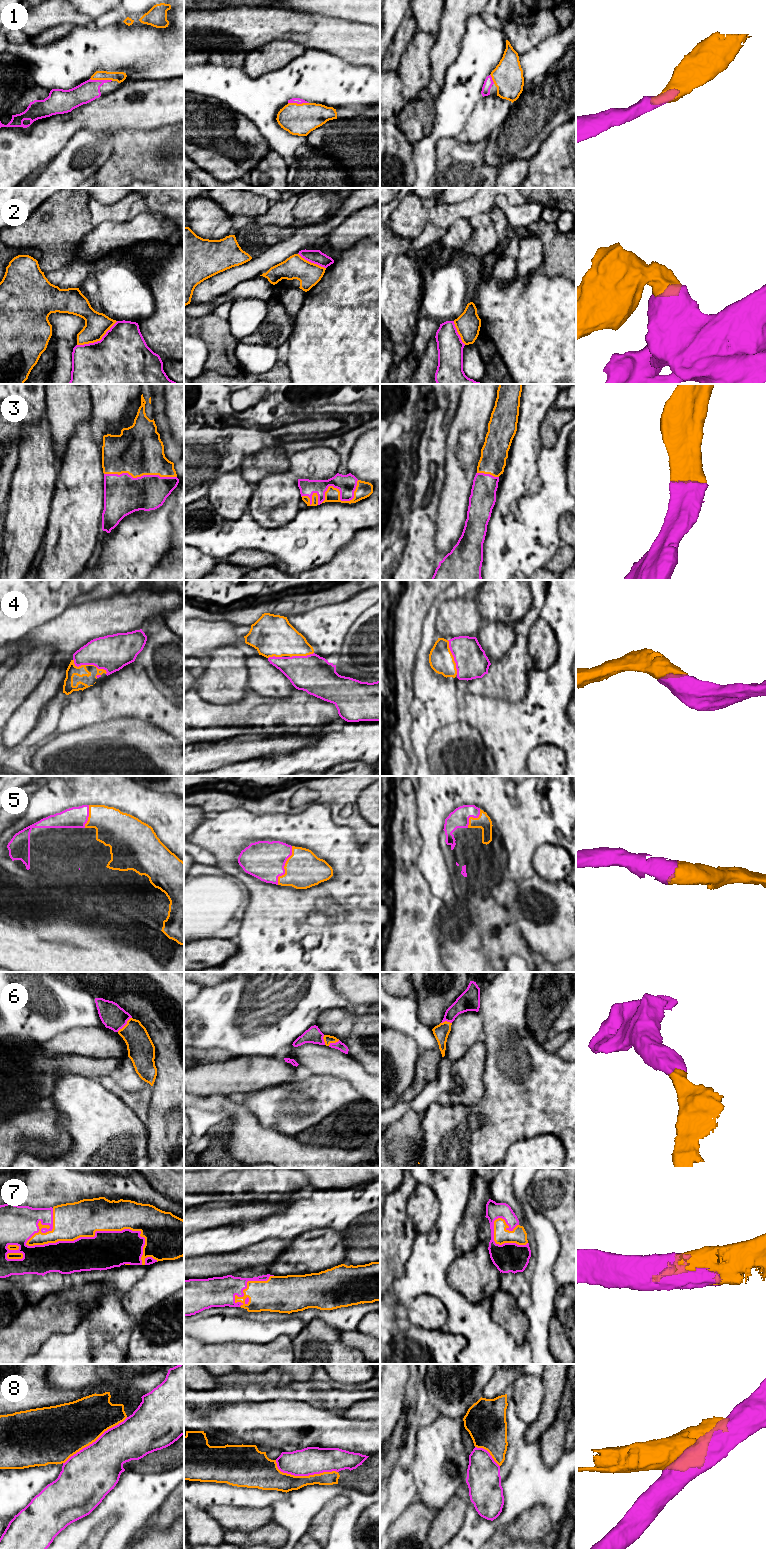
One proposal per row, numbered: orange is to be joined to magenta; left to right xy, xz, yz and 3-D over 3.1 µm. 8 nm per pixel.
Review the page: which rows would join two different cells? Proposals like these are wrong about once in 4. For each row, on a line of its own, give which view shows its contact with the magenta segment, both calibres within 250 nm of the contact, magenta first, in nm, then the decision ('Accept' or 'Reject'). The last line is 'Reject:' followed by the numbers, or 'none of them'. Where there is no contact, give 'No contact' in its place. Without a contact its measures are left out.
1: Touches magenta in xy. Thickness 160 nm (magenta) against 80 nm. Accept
2: Touches magenta in xy. Thickness 500 nm (magenta) against 190 nm. Reject
3: Touches magenta in xy. Thickness 320 nm (magenta) against 400 nm. Accept
4: Touches magenta in xy. Thickness 280 nm (magenta) against 90 nm. Accept
5: Touches magenta in xz. Thickness 320 nm (magenta) against 300 nm. Accept
6: Touches magenta in xy. Thickness 200 nm (magenta) against 220 nm. Accept
7: Touches magenta in xy. Thickness 300 nm (magenta) against 300 nm. Accept
8: Touches magenta in xz. Thickness 220 nm (magenta) against 170 nm. Reject
Reject: 2, 8

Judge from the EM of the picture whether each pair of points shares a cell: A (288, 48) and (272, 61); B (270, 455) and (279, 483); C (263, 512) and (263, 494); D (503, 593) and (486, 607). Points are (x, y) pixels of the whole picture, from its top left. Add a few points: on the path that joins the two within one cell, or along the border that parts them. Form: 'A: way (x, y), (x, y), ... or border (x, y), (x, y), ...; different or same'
A: way (284, 51), (276, 57); same
B: border (288, 471), (269, 474), (255, 485); different
C: way (263, 508), (263, 498); same
D: way (499, 597), (490, 605); same

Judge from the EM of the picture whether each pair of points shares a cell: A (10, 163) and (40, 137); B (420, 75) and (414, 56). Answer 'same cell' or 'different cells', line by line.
A: same cell
B: same cell

